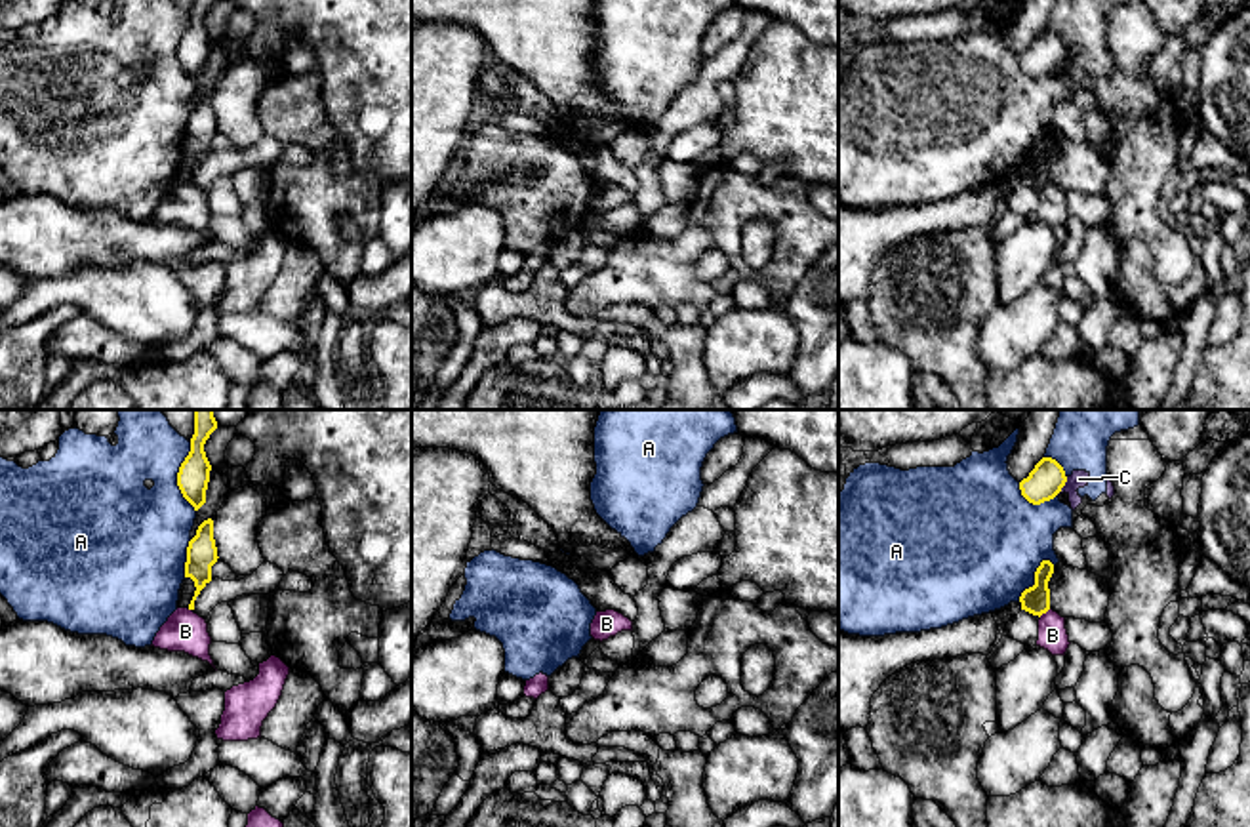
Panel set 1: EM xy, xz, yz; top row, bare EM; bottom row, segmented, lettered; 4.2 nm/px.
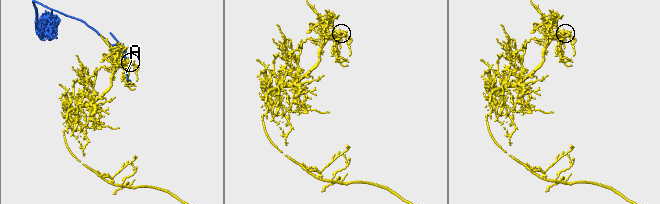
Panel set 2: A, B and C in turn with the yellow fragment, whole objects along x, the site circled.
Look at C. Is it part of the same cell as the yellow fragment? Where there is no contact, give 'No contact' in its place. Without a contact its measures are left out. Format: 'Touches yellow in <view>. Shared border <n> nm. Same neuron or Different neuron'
Touches yellow in yz. Shared border 90 nm. Different neuron

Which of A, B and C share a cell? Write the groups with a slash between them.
A C / B

